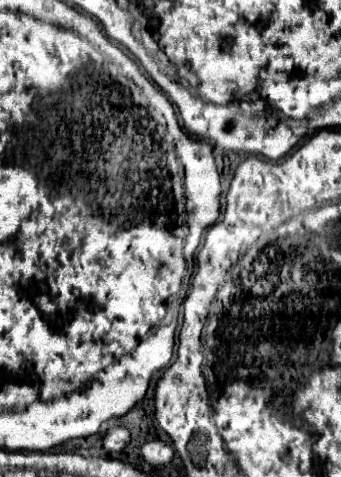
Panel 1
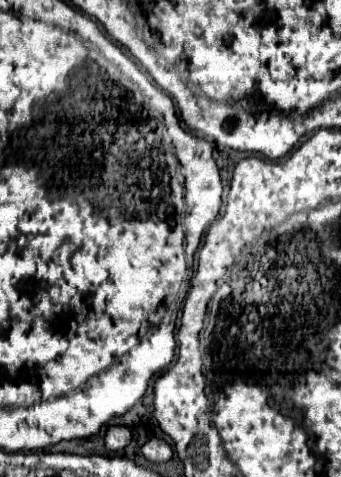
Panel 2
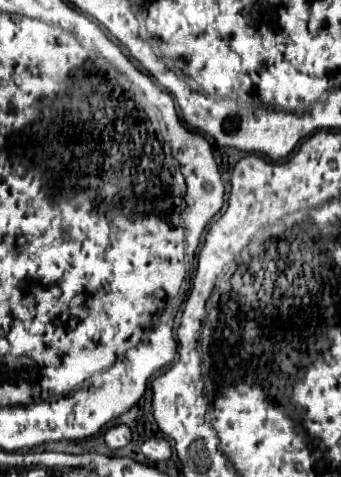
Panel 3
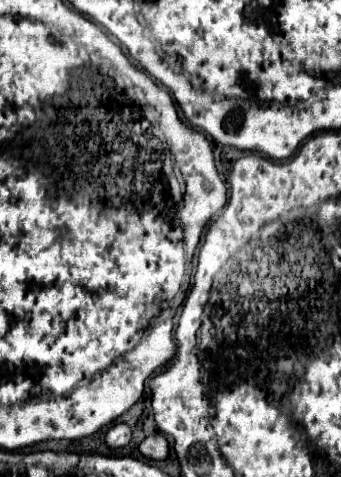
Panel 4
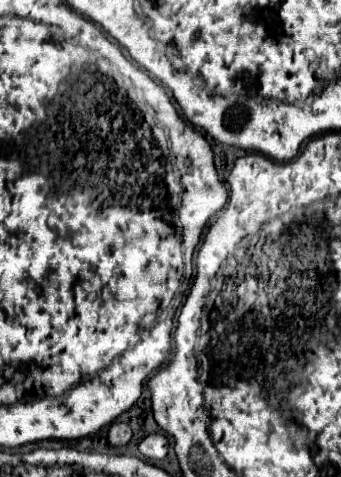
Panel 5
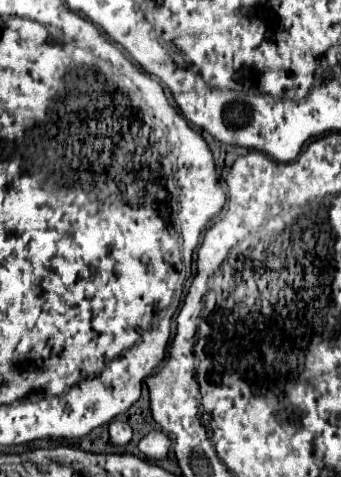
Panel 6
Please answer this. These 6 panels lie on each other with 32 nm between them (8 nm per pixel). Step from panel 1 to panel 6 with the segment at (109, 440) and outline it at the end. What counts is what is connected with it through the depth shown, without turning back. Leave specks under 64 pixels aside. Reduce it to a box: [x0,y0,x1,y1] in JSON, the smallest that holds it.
[110,422,132,446]

